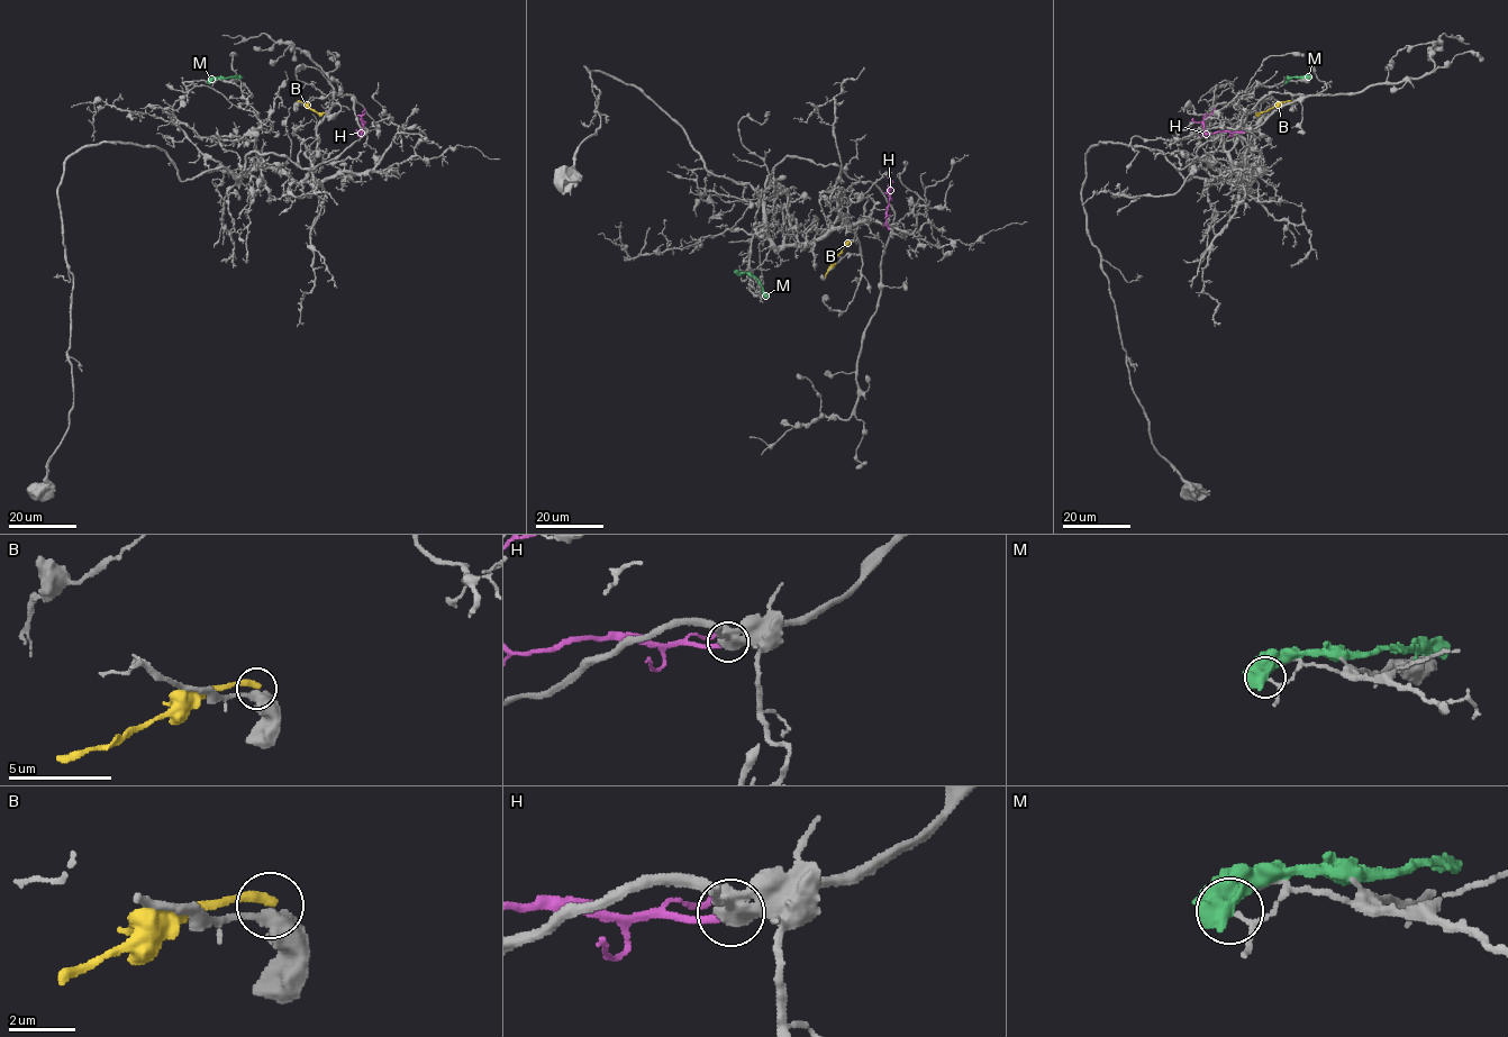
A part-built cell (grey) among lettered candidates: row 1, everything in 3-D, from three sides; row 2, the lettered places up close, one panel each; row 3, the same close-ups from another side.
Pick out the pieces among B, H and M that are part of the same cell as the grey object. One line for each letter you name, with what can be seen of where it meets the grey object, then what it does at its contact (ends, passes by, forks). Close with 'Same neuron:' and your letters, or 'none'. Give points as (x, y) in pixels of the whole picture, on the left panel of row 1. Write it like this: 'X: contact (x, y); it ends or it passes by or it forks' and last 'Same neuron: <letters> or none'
Same neuron: none

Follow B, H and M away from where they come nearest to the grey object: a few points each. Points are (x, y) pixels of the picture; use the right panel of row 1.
B: (1290, 101), (1256, 112)
H: (1243, 132), (1208, 134), (1202, 120), (1215, 108)
M: (1286, 82), (1287, 78), (1311, 78)

